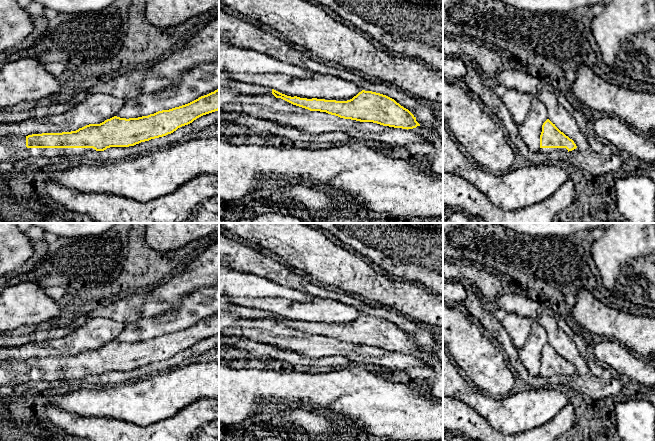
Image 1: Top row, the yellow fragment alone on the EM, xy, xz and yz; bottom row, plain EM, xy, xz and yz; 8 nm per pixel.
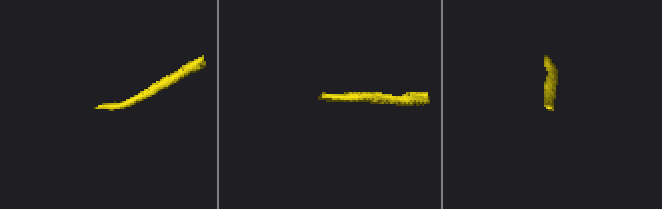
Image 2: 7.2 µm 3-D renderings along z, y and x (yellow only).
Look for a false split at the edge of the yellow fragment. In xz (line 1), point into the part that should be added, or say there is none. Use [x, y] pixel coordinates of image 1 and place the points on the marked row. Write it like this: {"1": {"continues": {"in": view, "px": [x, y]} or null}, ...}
{"1": {"continues": null}}

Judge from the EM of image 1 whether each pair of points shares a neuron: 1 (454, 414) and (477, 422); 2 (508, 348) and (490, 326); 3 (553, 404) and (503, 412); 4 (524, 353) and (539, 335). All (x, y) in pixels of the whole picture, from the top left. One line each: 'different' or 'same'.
1: same
2: same
3: same
4: same

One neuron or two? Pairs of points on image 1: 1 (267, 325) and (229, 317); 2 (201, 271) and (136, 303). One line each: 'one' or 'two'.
1: one
2: one

